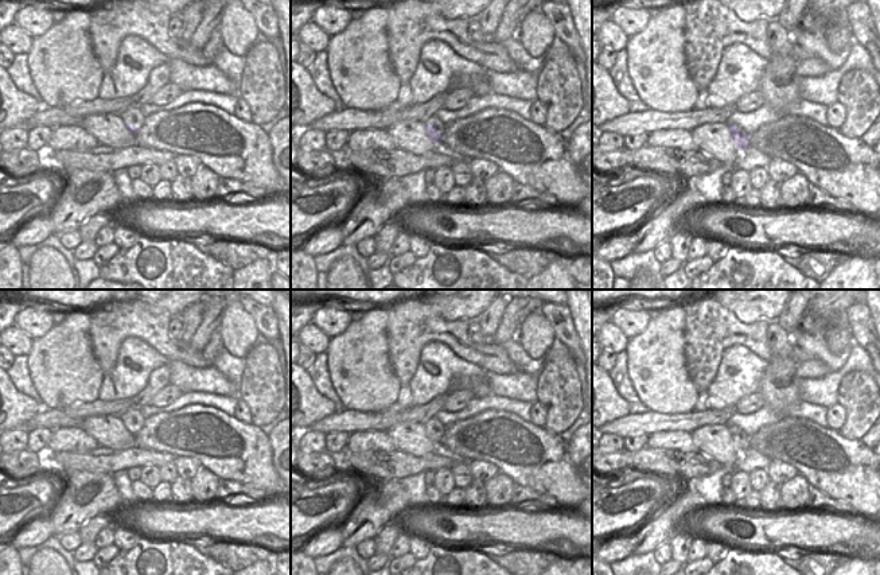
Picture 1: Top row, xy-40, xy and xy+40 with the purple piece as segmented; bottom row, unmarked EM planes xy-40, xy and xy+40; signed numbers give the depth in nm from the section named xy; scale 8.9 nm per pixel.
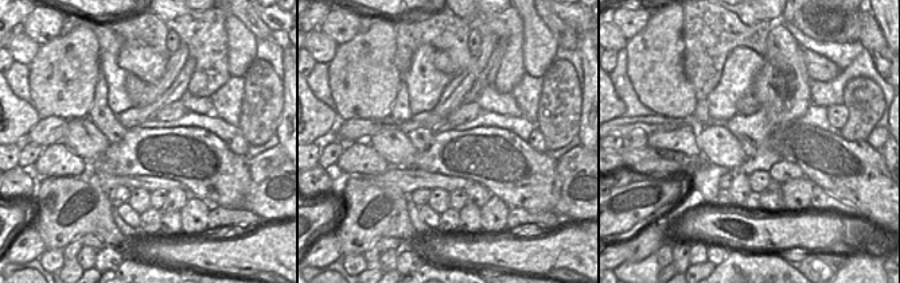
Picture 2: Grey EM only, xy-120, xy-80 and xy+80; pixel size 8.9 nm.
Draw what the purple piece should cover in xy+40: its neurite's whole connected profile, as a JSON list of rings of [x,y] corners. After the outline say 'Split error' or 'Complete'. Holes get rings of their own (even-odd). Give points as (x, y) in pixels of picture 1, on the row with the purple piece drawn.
[[[729,124],[728,127],[729,127],[731,137],[737,151],[744,151],[745,148],[748,148],[749,147],[749,135],[747,133],[741,135],[736,124]]]. Complete.

